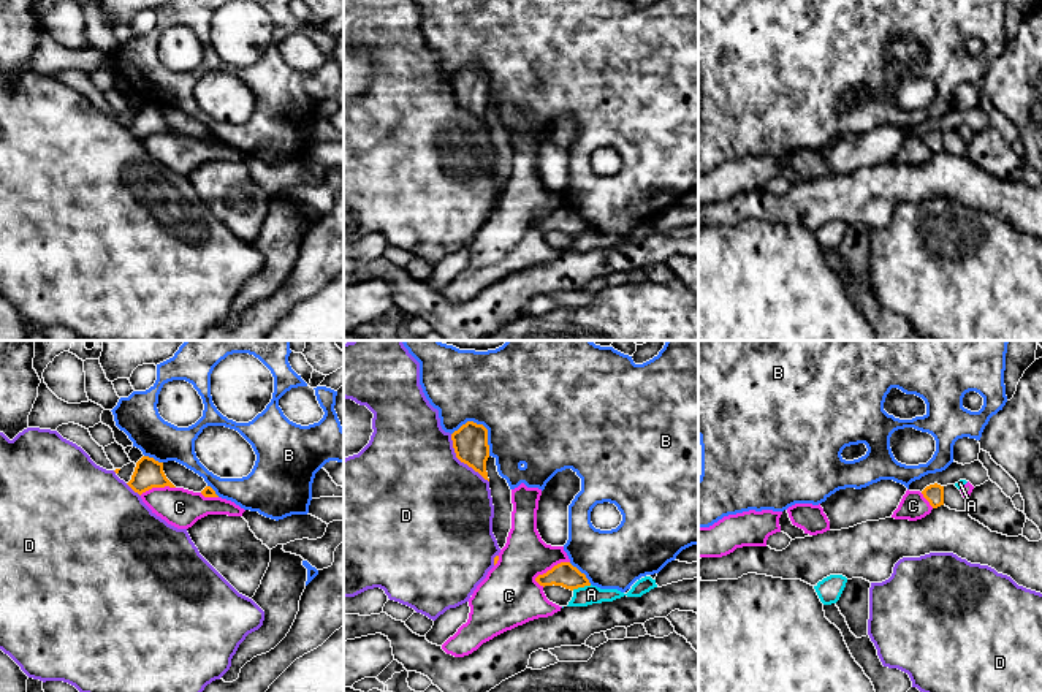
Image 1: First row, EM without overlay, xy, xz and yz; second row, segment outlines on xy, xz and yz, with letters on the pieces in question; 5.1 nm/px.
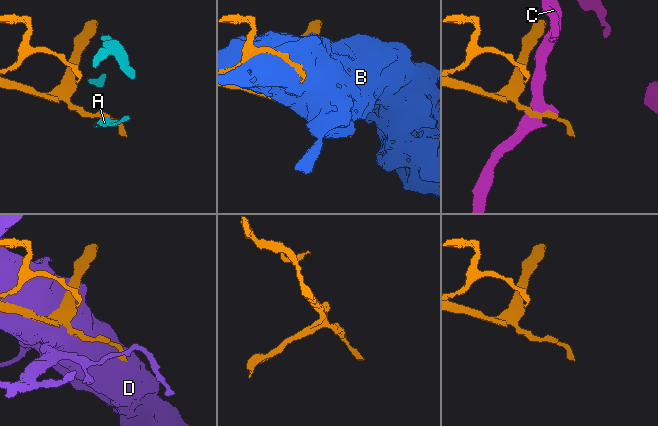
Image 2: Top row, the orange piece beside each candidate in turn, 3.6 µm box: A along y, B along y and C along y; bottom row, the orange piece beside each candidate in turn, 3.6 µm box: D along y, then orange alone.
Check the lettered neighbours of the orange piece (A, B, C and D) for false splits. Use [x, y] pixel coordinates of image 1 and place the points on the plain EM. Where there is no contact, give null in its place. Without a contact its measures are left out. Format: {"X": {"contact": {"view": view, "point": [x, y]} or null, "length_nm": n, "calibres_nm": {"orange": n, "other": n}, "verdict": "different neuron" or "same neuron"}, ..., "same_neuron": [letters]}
{"A": {"contact": {"view": "xz", "point": [581, 231]}, "length_nm": 110, "calibres_nm": {"orange": 120, "other": 100}, "verdict": "different neuron"}, "B": {"contact": {"view": "xz", "point": [482, 70]}, "length_nm": 240, "calibres_nm": {"orange": 180, "other": 480}, "verdict": "different neuron"}, "C": {"contact": {"view": "xz", "point": [553, 212]}, "length_nm": 200, "calibres_nm": {"orange": 120, "other": 280}, "verdict": "different neuron"}, "D": {"contact": {"view": "xz", "point": [461, 106]}, "length_nm": 320, "calibres_nm": {"orange": 180, "other": 500}, "verdict": "different neuron"}, "same_neuron": []}

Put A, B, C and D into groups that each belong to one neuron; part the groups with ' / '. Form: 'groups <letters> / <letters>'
groups A C / B / D

